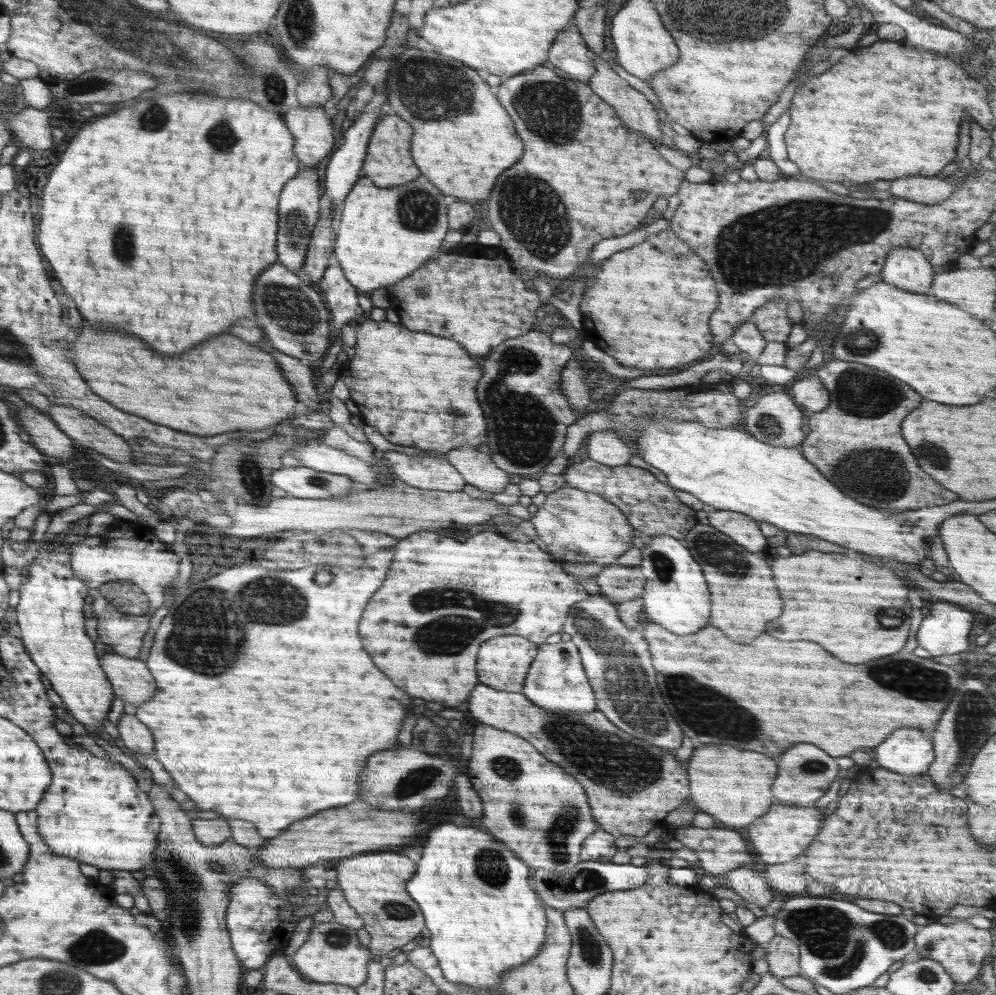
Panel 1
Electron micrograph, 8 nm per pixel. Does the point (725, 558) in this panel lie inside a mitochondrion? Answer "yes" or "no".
yes

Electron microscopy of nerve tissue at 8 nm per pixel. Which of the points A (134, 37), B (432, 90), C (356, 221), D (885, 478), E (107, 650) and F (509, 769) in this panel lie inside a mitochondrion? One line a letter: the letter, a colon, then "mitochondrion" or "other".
A: mitochondrion
B: mitochondrion
C: other
D: mitochondrion
E: other
F: mitochondrion

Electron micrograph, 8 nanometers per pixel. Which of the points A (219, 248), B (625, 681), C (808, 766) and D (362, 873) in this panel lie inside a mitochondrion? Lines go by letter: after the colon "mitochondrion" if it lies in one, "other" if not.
A: other
B: mitochondrion
C: mitochondrion
D: other

